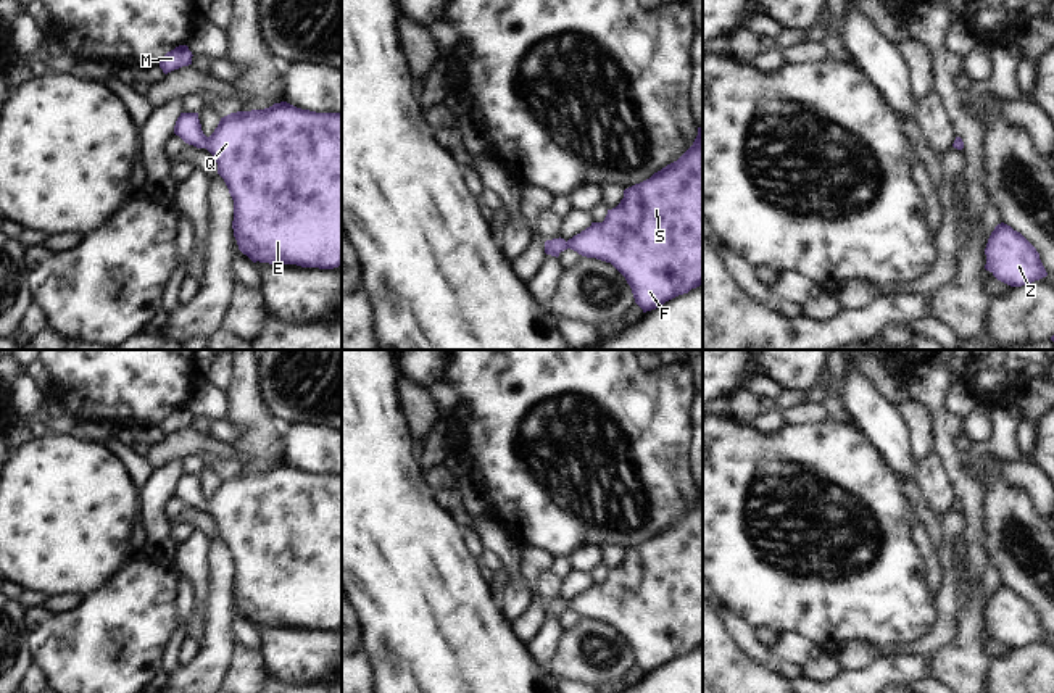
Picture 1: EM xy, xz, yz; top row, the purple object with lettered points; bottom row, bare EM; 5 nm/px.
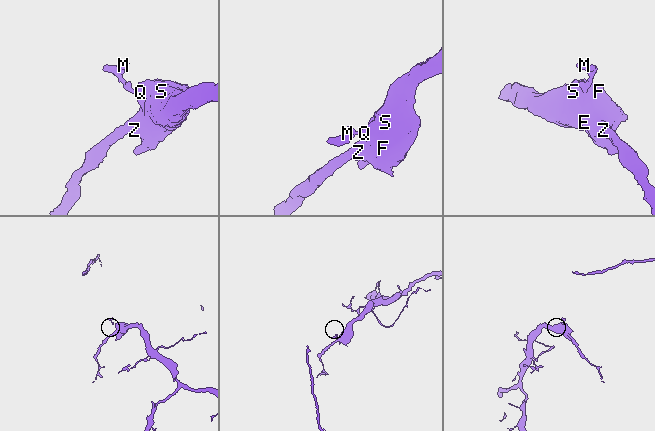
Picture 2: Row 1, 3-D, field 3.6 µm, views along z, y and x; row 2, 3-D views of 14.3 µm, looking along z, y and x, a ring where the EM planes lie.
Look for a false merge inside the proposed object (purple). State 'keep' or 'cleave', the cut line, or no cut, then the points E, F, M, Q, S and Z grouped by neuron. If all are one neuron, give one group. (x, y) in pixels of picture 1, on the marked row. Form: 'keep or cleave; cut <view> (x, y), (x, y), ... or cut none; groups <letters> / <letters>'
keep; cut none; groups E F M Q S Z

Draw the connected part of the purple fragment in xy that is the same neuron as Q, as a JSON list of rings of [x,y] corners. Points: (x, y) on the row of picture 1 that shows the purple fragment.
[[[280,102],[264,110],[230,113],[210,137],[201,131],[198,113],[181,113],[174,134],[214,156],[218,174],[234,200],[234,237],[253,263],[319,269],[342,264],[342,113],[316,113]]]

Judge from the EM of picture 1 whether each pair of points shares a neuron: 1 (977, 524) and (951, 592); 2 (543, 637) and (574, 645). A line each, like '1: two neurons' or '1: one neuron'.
1: two neurons
2: two neurons

